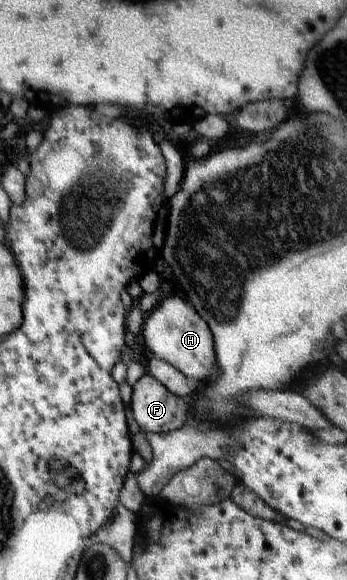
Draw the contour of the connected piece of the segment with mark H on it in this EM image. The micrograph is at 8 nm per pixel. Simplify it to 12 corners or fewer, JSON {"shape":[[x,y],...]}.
{"shape":[[188,301],[144,315],[148,355],[193,381],[216,369],[207,322]]}

